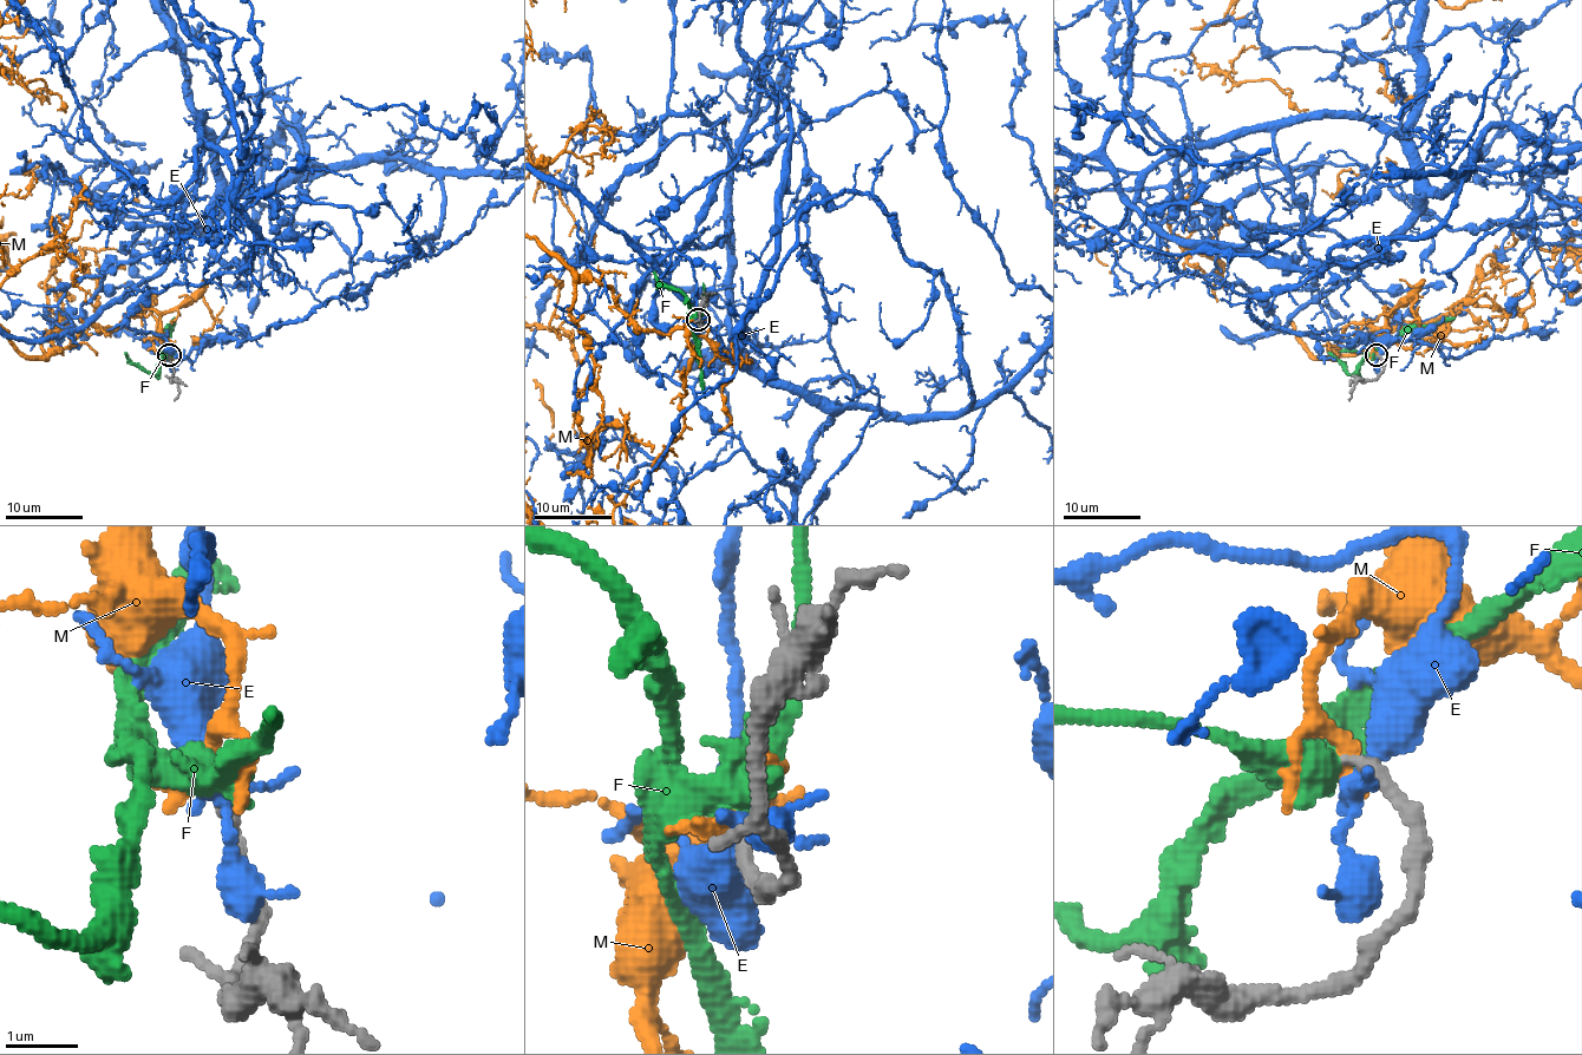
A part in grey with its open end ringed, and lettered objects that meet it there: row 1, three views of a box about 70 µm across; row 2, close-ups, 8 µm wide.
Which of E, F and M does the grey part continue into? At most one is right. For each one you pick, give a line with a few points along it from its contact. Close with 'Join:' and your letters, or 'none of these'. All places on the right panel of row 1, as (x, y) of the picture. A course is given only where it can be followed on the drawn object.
Join: M

